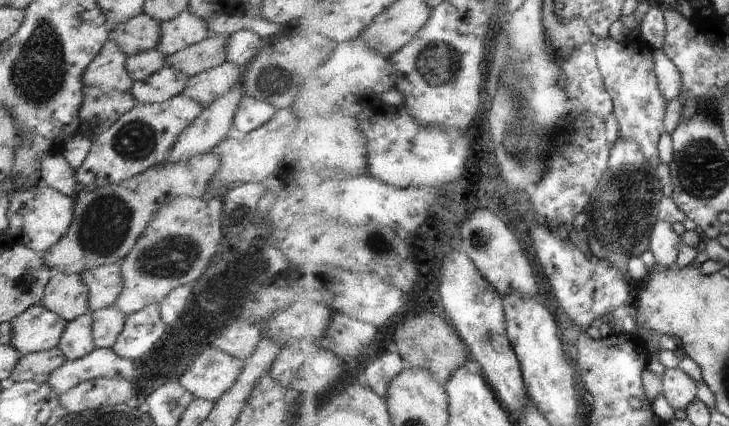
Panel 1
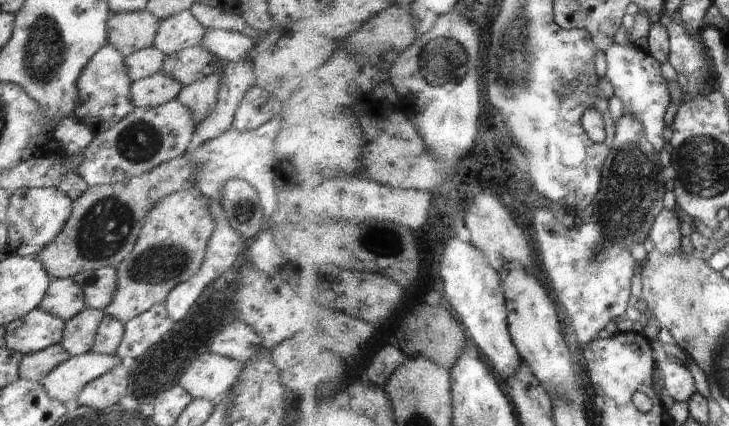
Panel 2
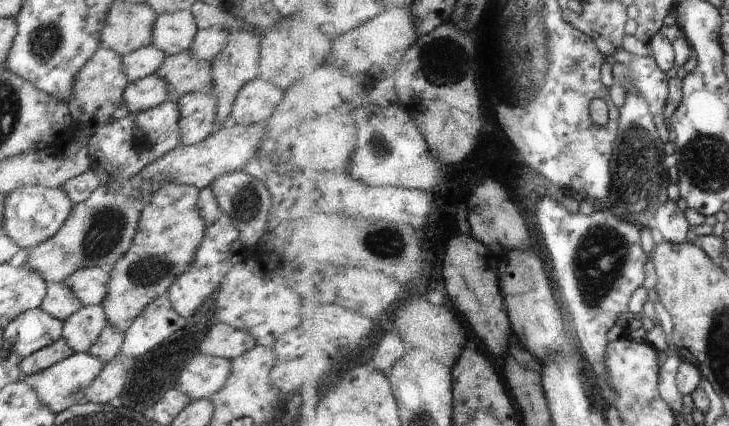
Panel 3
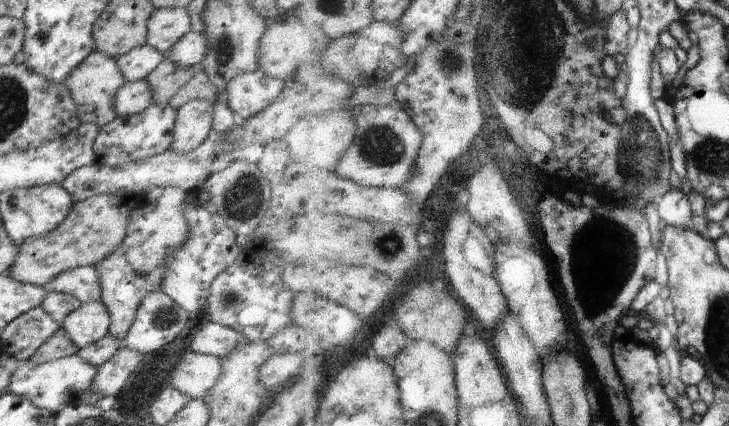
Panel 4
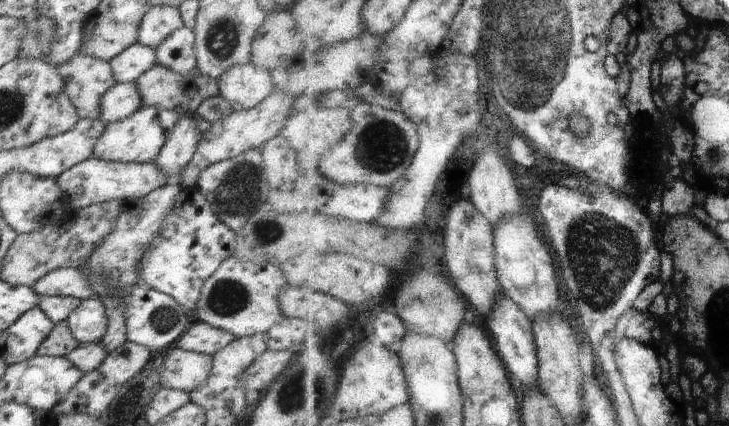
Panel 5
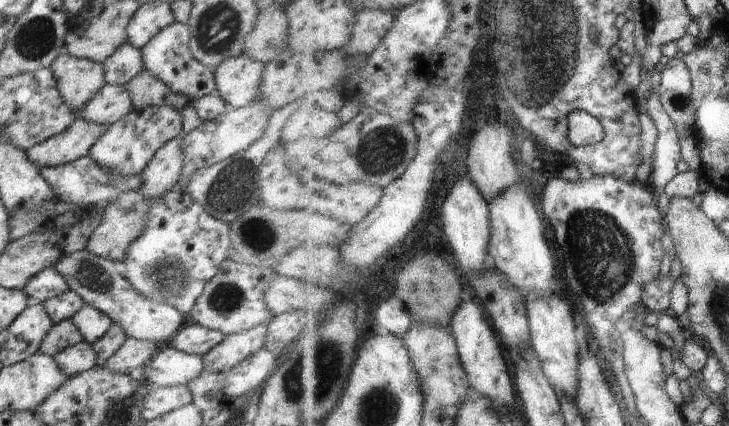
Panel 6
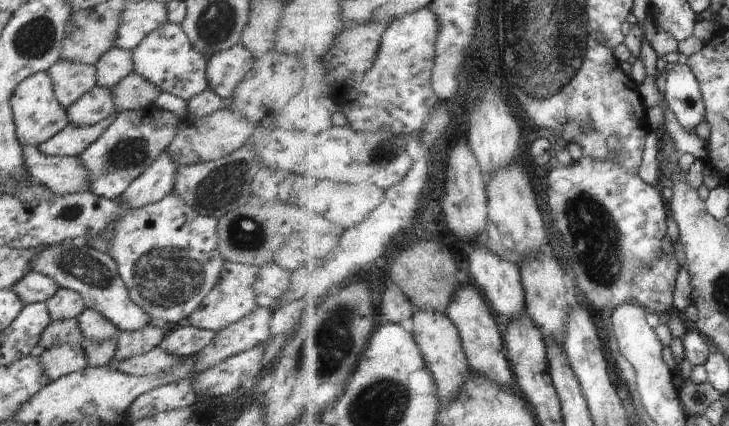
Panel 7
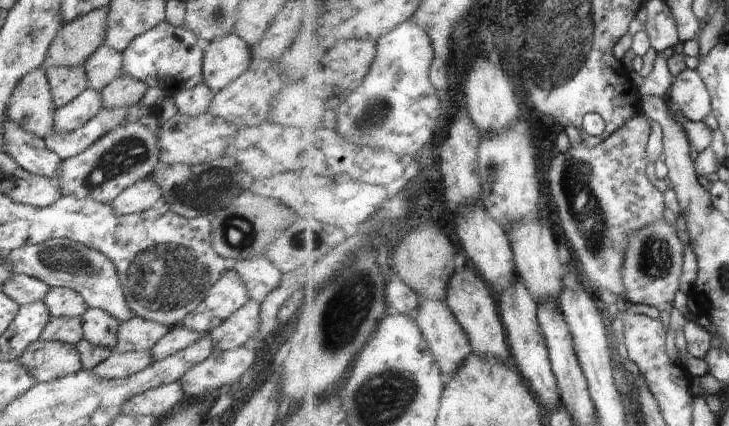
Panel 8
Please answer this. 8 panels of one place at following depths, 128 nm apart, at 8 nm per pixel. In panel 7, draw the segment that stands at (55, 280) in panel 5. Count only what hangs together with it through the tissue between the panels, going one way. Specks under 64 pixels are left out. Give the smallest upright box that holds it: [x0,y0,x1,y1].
[11,271,59,305]

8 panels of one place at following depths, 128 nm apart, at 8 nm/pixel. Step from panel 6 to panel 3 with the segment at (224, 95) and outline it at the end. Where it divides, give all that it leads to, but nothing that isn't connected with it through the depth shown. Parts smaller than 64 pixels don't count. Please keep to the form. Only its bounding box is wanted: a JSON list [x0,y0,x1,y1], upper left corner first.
[231,78,284,127]

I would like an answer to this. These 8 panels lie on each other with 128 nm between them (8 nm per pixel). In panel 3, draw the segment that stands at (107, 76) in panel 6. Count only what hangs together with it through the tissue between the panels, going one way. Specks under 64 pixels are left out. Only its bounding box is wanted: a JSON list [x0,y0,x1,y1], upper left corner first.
[121,44,165,82]

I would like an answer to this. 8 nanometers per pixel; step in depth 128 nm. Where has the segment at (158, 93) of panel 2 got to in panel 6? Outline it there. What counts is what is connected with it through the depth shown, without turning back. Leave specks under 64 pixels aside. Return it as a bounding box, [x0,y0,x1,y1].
[77,85,132,126]

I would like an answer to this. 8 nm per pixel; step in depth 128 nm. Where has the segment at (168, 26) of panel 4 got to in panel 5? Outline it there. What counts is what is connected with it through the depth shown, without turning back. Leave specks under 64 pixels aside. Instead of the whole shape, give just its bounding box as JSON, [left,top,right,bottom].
[137,5,184,49]

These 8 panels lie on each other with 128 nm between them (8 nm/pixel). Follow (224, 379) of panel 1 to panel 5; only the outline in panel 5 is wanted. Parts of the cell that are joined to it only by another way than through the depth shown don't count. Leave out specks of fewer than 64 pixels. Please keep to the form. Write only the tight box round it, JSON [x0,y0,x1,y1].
[159,348,213,393]

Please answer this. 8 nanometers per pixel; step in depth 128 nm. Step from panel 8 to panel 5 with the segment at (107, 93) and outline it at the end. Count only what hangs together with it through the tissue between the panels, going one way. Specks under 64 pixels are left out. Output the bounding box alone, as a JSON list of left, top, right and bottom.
[135,64,221,114]

